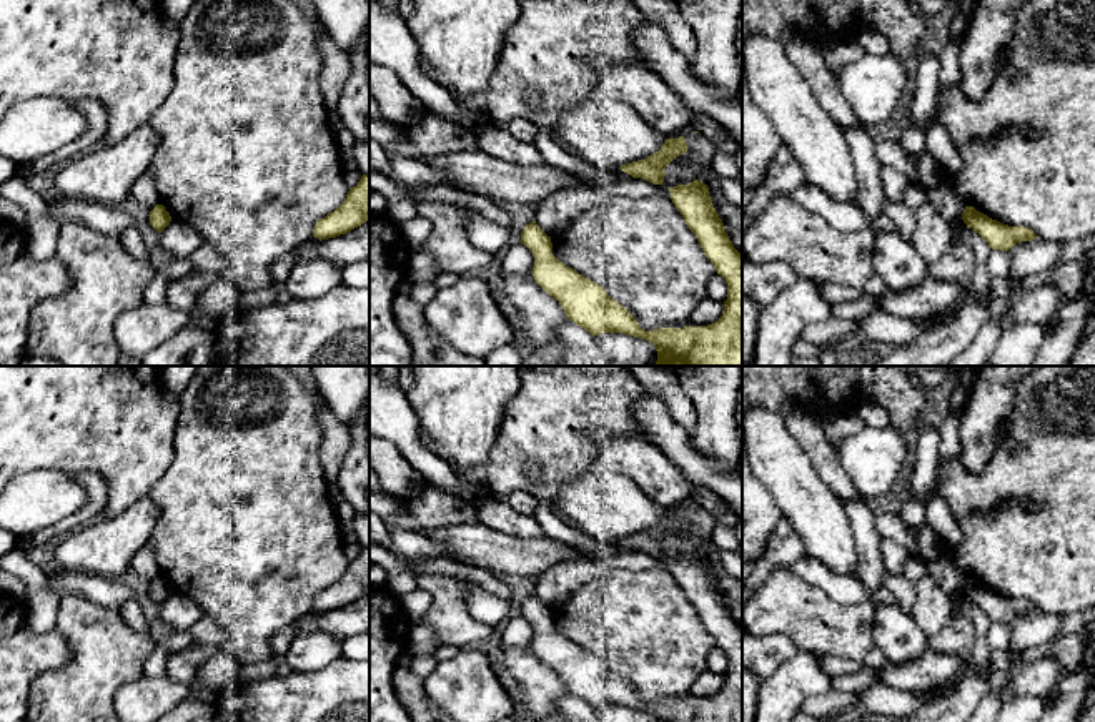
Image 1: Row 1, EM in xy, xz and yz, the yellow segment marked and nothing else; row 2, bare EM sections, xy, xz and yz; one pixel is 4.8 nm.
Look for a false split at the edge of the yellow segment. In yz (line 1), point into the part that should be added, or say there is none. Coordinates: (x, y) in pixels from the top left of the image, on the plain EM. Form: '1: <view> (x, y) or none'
1: none

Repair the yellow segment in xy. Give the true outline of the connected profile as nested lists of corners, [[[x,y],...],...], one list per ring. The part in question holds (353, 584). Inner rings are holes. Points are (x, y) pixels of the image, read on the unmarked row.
[[[363,547],[358,557],[349,561],[344,574],[334,584],[316,594],[313,609],[336,611],[366,594],[369,594],[369,547]]]

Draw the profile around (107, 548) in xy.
[[[148,497],[123,512],[88,524],[55,549],[55,566],[63,571],[120,579],[131,572],[133,557],[148,544],[160,507]]]

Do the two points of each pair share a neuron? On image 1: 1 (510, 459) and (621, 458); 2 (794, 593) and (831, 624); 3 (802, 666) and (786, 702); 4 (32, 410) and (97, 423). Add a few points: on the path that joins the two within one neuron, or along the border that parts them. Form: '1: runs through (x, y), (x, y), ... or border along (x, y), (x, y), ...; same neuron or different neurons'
1: border along (629, 436), (593, 430), (598, 454), (591, 464); different neurons
2: runs through (802, 601), (822, 621); same neuron
3: runs through (801, 674), (786, 689), (786, 694); same neuron
4: runs through (49, 410), (80, 410); same neuron

